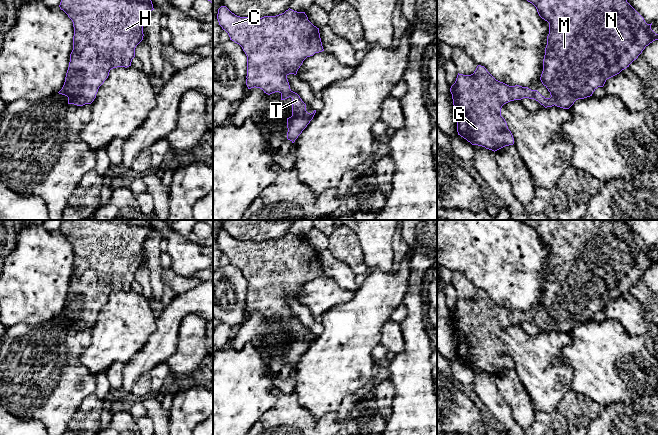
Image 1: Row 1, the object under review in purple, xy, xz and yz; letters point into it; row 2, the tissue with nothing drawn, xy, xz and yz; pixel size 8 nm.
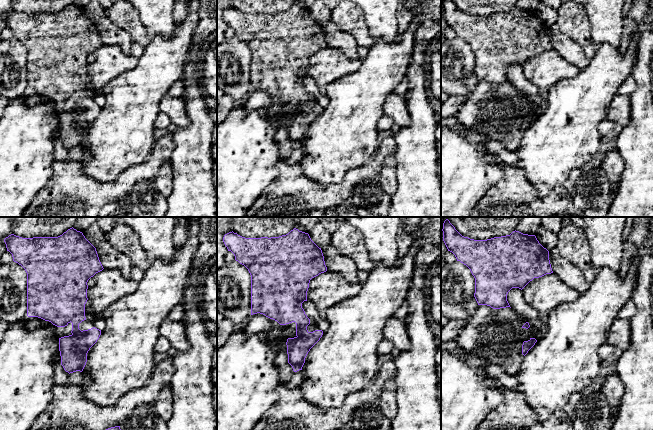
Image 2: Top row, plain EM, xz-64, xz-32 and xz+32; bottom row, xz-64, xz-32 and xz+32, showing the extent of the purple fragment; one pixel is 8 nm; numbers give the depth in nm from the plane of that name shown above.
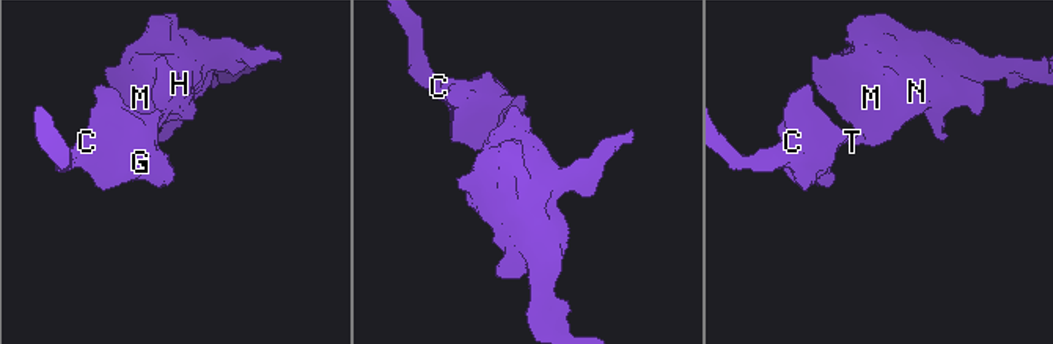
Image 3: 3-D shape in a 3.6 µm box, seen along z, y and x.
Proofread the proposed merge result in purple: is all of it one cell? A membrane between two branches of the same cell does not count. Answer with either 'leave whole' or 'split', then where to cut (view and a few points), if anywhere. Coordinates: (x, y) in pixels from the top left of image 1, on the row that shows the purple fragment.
leave whole; no cut

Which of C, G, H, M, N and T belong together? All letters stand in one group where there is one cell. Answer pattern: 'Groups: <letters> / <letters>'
Groups: C G H M N T

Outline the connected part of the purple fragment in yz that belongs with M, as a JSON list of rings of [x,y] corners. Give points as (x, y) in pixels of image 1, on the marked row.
[[[527,0],[532,3],[539,16],[549,23],[549,34],[543,59],[543,71],[540,77],[542,84],[548,89],[551,97],[545,98],[537,90],[519,85],[509,86],[496,80],[484,66],[478,65],[471,75],[457,75],[451,86],[453,105],[456,111],[458,135],[472,145],[497,151],[505,146],[513,145],[514,138],[501,116],[504,104],[521,100],[534,99],[545,108],[557,106],[569,109],[576,100],[592,96],[598,87],[603,87],[606,80],[619,74],[638,58],[646,46],[658,40],[658,34],[651,29],[644,18],[627,2],[627,0]]]

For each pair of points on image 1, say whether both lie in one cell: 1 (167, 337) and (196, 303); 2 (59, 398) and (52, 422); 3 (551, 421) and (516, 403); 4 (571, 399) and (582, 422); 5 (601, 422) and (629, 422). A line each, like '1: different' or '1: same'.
1: same
2: same
3: different
4: same
5: same

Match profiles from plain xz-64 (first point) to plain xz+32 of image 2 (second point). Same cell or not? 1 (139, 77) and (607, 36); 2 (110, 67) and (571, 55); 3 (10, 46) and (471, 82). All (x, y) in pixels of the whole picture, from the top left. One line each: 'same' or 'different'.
1: different
2: different
3: different

